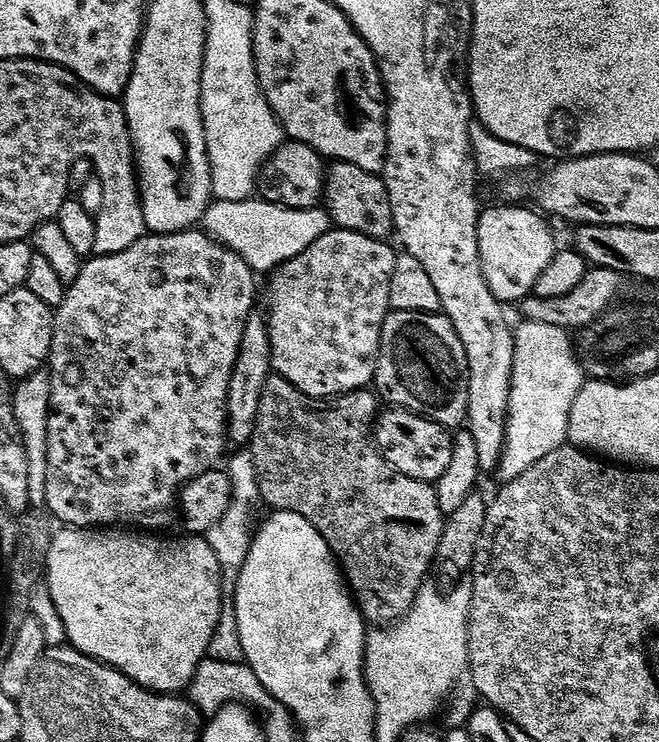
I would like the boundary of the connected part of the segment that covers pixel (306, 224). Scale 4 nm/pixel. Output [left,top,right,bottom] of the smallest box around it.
[202,198,330,274]

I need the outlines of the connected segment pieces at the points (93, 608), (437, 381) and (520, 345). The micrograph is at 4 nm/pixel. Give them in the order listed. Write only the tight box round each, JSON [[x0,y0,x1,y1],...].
[[46,526,223,694],[374,311,470,430],[498,320,586,482]]

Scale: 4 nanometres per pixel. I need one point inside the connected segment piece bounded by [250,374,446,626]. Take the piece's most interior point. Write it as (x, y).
(316, 458)

